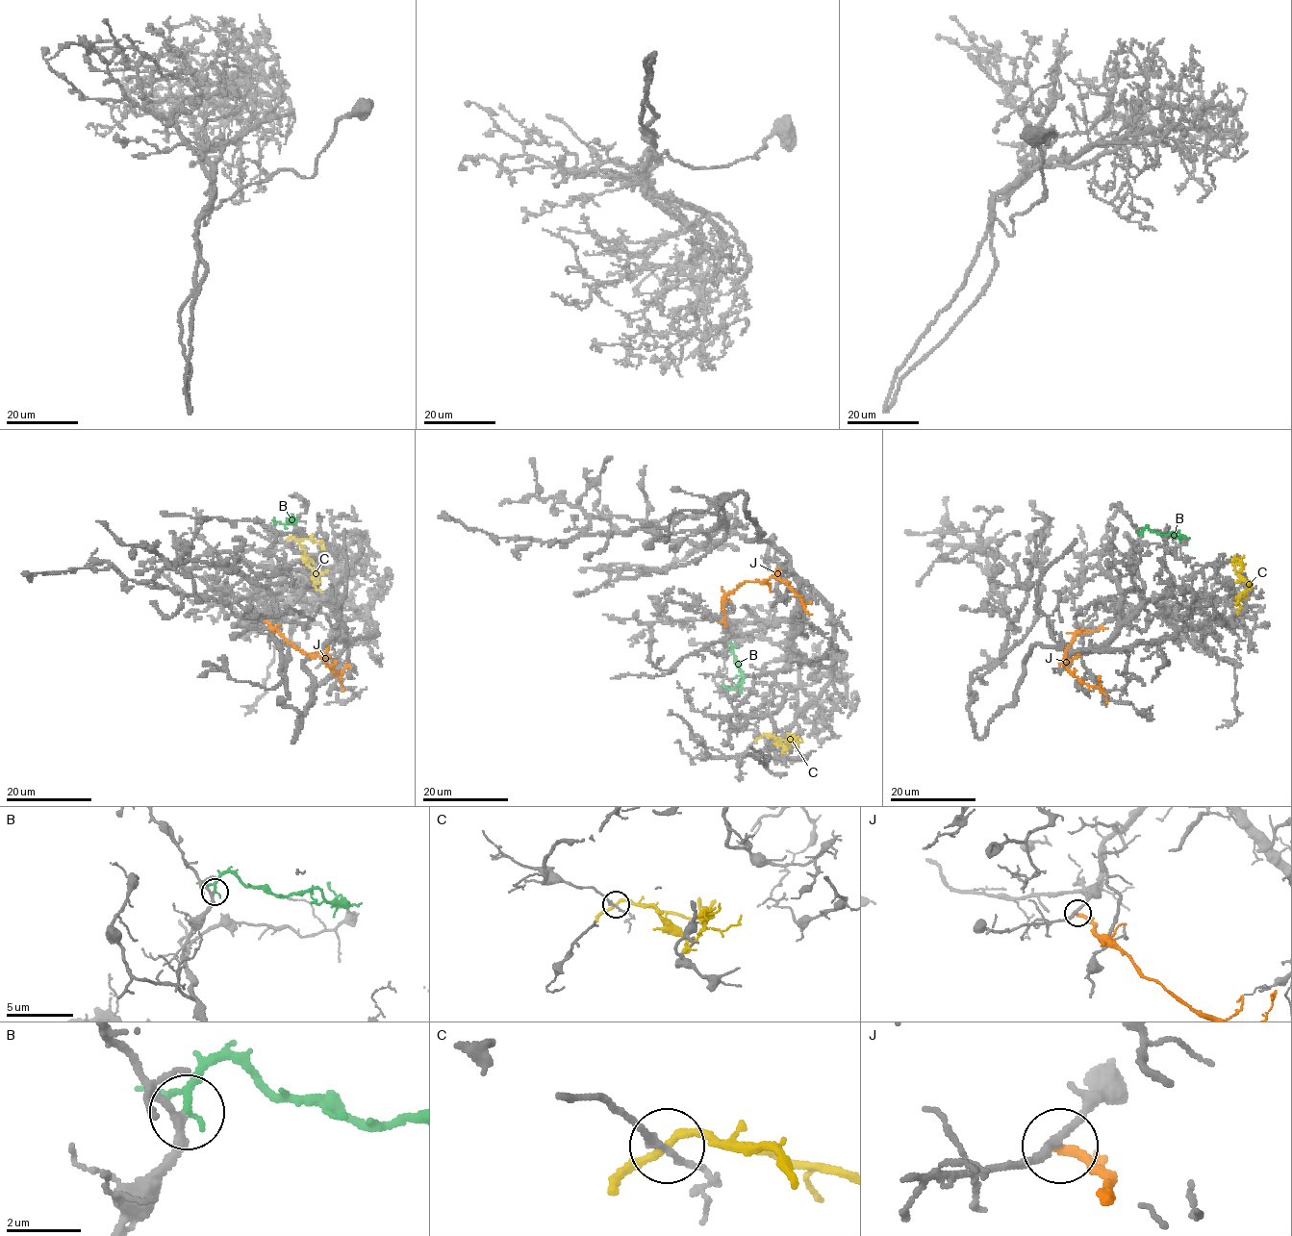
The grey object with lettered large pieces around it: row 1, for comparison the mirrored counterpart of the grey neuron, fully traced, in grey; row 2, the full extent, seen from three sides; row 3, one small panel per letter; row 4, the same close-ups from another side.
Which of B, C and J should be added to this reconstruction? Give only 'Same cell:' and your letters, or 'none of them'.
Same cell: B

